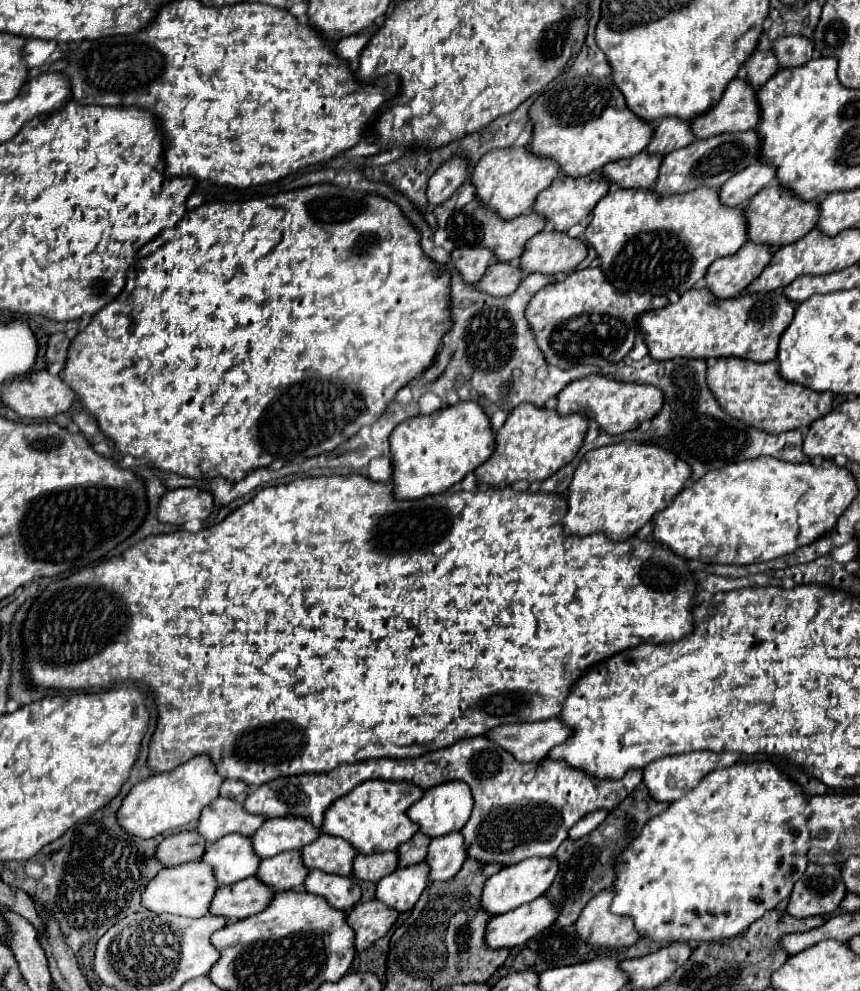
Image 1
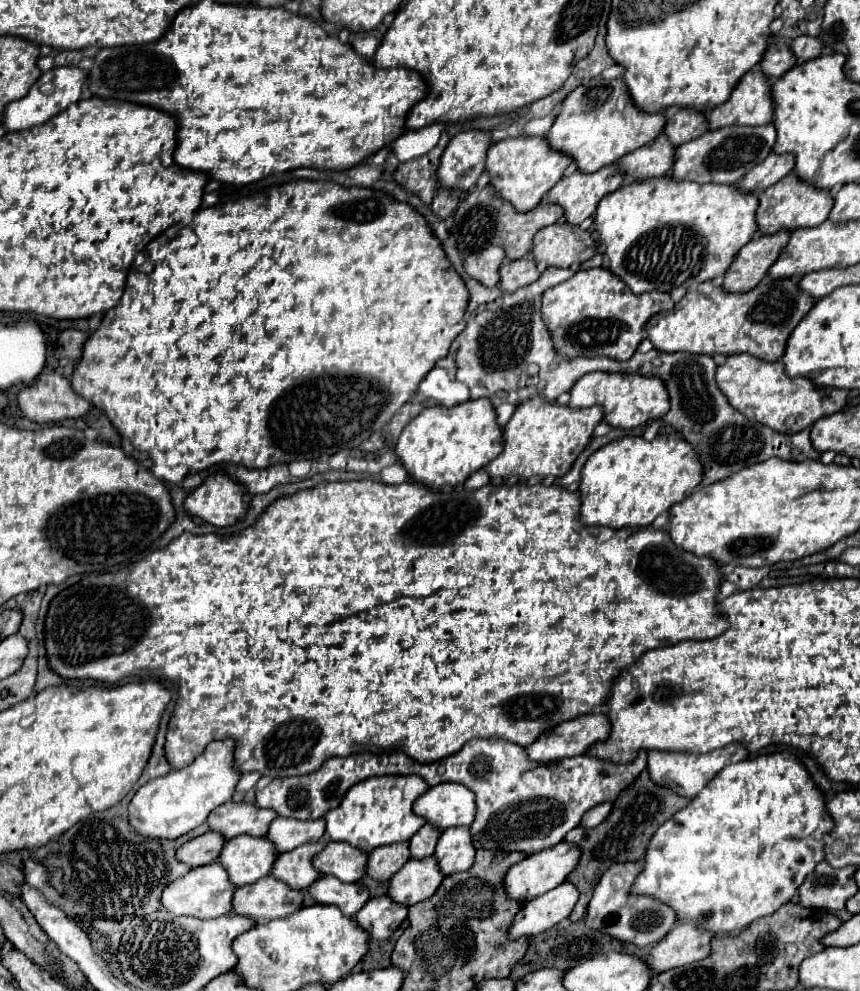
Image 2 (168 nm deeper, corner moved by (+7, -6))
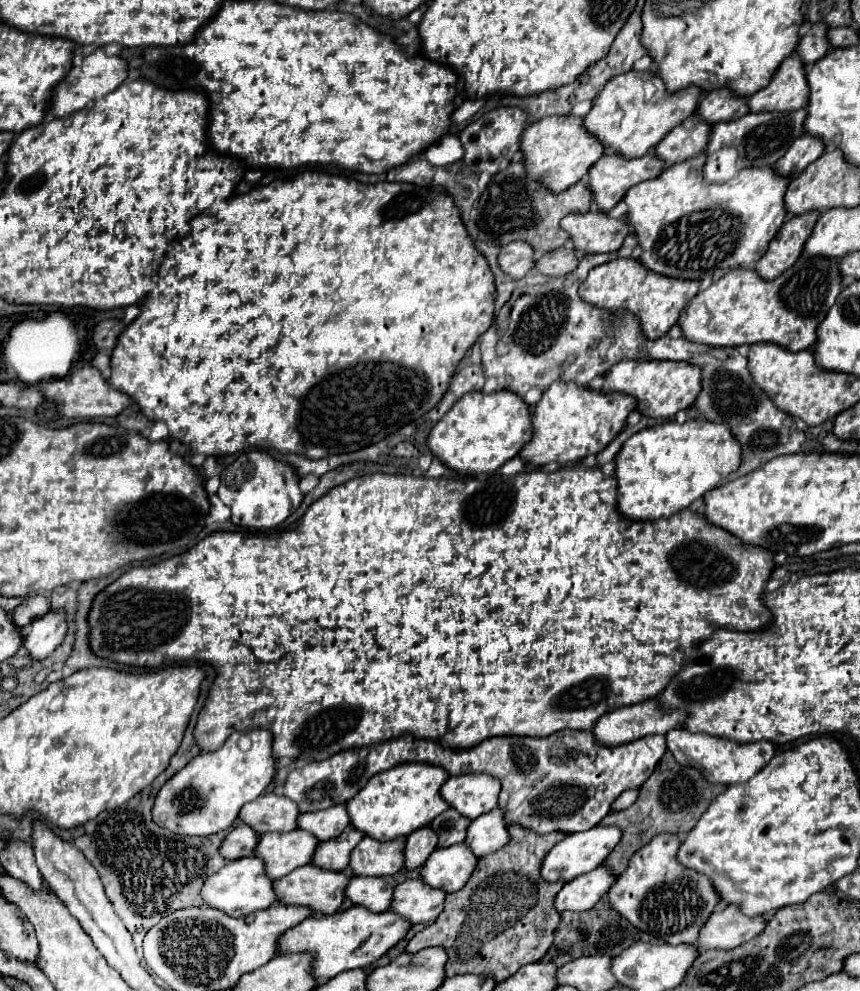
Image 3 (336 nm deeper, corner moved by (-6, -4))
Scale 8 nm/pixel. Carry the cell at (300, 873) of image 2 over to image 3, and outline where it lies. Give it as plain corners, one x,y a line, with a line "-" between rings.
347,828
343,834
339,834
337,838
331,838
327,842
319,844
319,850
315,852
313,864
321,866
321,868
331,868
335,872
341,872
349,866
351,862
351,852
353,848
365,838
365,832
357,830
357,828

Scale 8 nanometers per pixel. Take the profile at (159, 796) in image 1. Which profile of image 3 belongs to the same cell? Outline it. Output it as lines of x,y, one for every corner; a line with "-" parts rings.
269,730
233,732
221,748
191,758
189,764
159,790
153,806
155,822
183,836
211,836
231,828
241,806
261,796
275,778
277,760
273,758
271,744
273,734

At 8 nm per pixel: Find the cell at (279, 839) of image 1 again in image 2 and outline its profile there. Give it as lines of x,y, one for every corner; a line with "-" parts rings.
278,816
270,824
266,840
270,840
274,850
278,854
282,854
282,852
298,848
306,842
316,842
318,838
324,836
324,830
326,830
324,818
302,822
302,820
290,820
290,818

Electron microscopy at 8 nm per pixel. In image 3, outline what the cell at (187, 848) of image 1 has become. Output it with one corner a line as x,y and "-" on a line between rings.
241,824
237,826
225,840
223,840
223,846
221,846
221,854
227,858
227,860
239,860
239,858
245,858
245,856
251,856
255,846
257,846
257,832
247,826
247,824

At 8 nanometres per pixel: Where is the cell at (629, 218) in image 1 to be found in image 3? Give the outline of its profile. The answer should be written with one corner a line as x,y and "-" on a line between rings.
705,152
691,160
665,168
661,176
645,180
625,194
625,202
629,206
629,224
633,226
639,246
643,248
639,260
657,274
669,278
701,280
705,276
719,278
735,268
747,268
751,262
761,260
771,238
787,218
783,196
791,182
789,178
779,176
771,168
747,168
723,184
709,184
703,178
703,164

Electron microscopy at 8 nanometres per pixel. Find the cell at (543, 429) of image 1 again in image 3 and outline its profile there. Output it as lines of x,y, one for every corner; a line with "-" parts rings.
555,380
537,402
533,412
533,438
523,446
519,456
533,468
549,462
579,462
585,456
599,454
627,424
627,416
637,408
637,400
621,392
597,392
575,382

